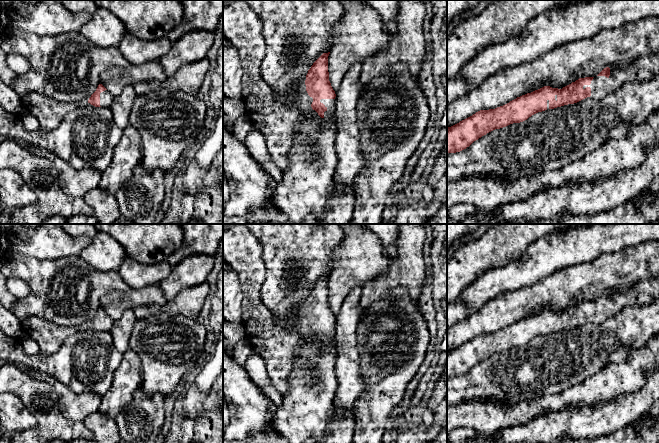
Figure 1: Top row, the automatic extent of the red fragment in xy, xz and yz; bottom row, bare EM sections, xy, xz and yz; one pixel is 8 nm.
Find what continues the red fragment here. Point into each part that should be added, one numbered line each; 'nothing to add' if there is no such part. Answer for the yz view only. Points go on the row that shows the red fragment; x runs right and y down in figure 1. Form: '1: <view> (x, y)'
1: yz (645, 68)

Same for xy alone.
1: xy (106, 98)

